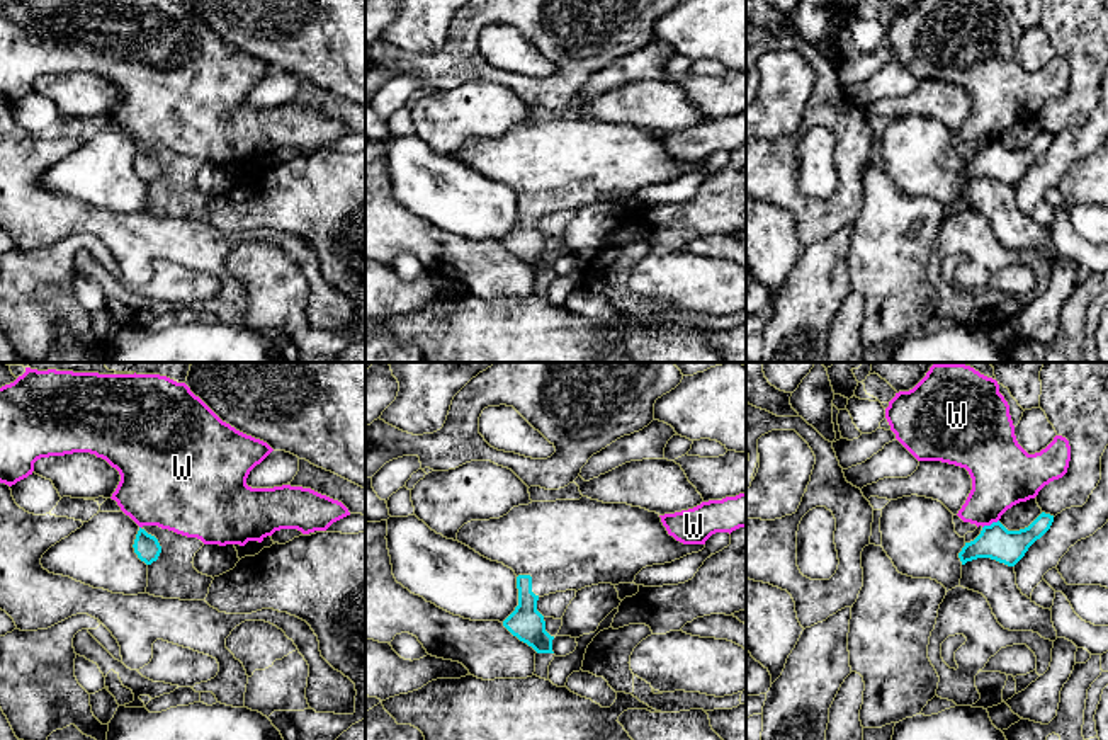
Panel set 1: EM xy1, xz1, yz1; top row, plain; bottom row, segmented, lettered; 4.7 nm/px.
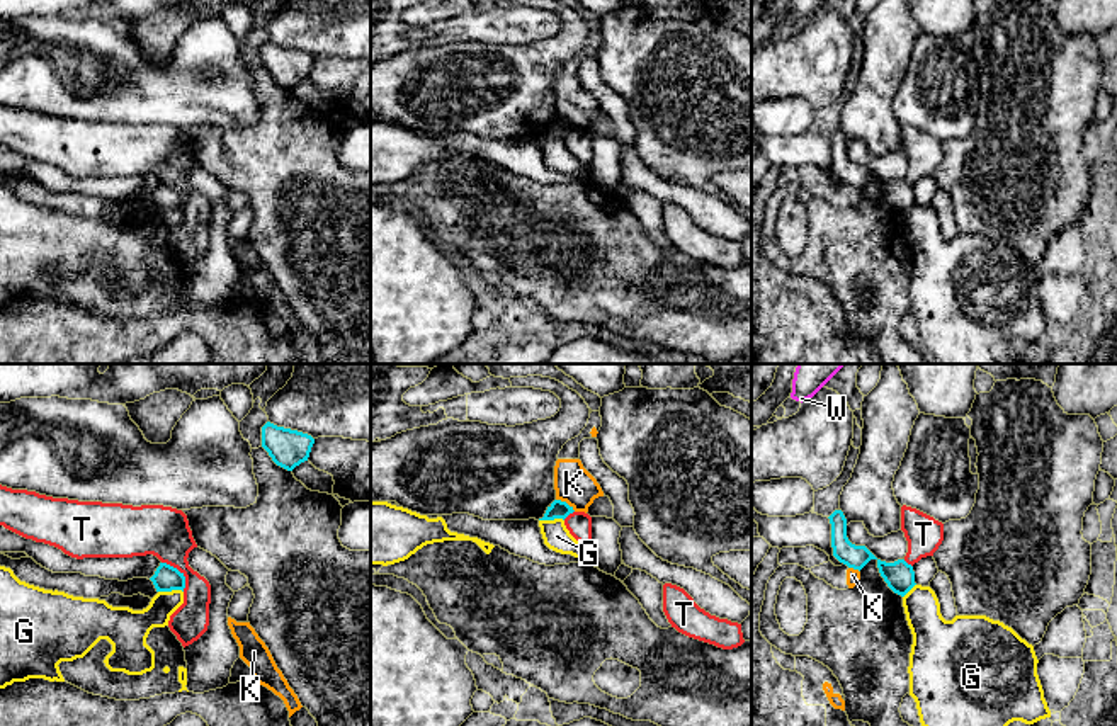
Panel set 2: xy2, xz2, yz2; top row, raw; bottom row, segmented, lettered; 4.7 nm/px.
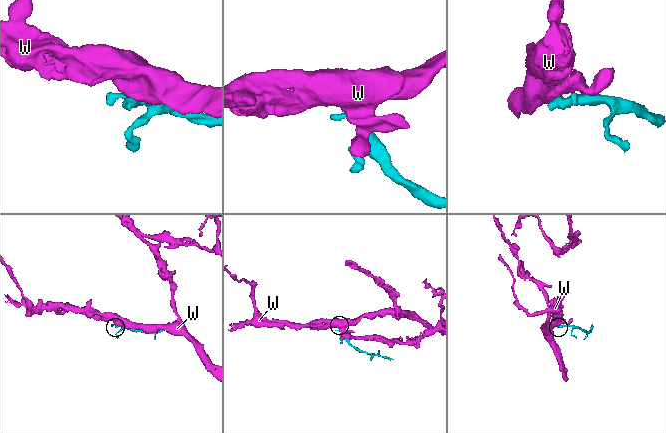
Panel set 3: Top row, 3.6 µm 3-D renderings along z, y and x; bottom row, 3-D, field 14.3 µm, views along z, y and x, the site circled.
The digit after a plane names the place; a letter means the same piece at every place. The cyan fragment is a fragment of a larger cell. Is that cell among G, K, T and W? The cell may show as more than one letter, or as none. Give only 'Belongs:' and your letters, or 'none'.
Belongs: none

